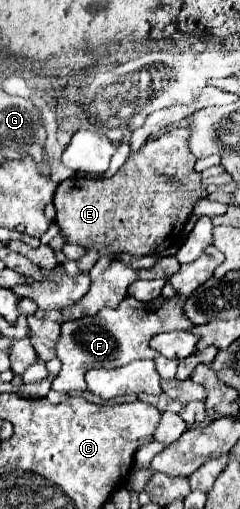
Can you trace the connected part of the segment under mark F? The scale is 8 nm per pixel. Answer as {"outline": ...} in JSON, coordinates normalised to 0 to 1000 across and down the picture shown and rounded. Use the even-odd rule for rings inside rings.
{"outline":[[[546,582],[513,585],[488,605],[429,605],[404,621],[354,621],[254,637],[254,660],[229,676],[238,703],[254,707],[254,731],[221,747],[213,762],[238,770],[354,766],[354,731],[379,723],[488,723],[579,703],[654,703],[663,692],[621,684],[621,668],[671,652],[796,648],[804,637],[763,621],[763,585],[679,585],[638,593],[579,593]]]}

